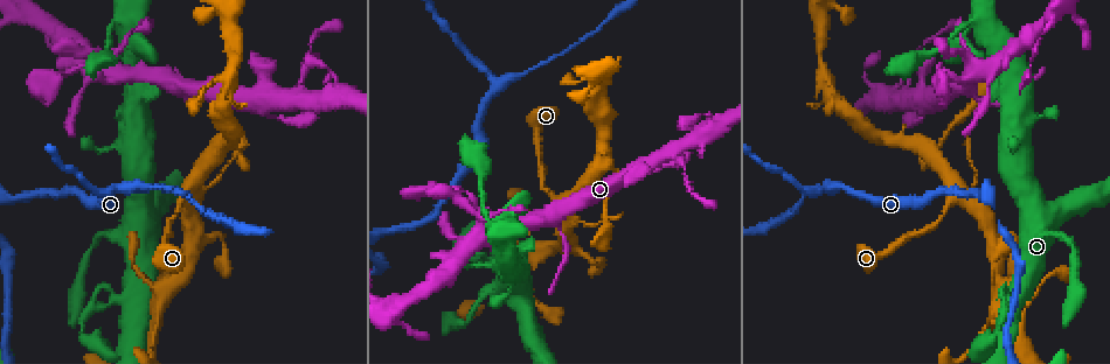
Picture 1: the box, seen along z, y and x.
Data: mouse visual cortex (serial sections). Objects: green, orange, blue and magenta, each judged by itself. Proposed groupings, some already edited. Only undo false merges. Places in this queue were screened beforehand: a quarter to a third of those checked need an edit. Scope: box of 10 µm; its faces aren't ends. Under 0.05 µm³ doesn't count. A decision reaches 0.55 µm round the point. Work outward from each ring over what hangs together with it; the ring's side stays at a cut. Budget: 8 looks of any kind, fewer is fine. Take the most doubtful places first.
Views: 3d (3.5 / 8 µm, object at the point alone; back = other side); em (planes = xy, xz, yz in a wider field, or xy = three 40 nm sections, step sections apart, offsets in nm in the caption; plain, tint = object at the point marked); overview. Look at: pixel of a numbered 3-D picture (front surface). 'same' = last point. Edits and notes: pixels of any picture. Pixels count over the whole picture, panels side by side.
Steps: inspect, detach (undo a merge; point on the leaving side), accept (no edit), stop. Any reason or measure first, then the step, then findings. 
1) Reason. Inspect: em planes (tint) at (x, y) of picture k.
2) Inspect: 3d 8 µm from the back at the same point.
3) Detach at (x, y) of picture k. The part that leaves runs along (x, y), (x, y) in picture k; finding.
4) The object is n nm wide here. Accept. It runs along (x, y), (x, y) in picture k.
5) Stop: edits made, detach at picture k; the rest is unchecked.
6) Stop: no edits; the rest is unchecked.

Sudden change in width. Inspect: em xy step 3 (tint) at (497, 83) of picture 1.

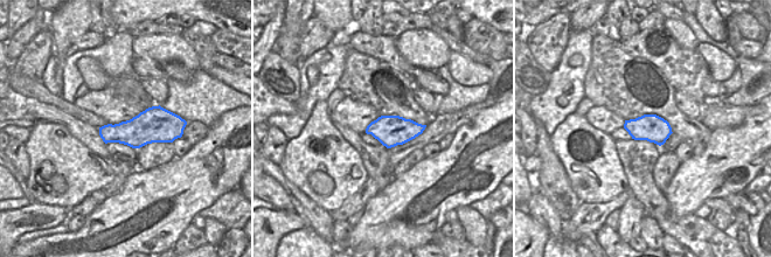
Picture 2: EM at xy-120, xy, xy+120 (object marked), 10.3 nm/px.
Inspect: 3d 3.5 µm at the same point.

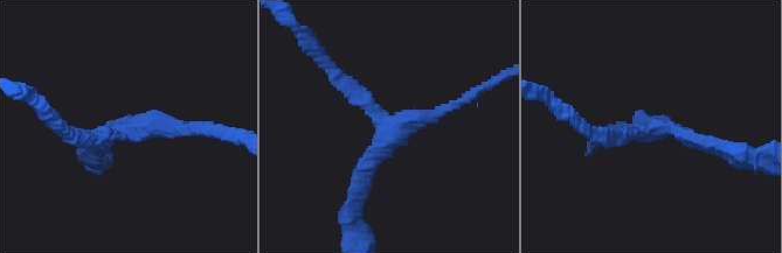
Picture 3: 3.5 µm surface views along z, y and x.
3 arms meet here; the arms are 200, 200, 200 nm wide. Accept. It runs along (359, 191), (394, 131), (466, 98) in picture 3; all the same cell.

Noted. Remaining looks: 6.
Sharp bend. Inspect: 3d 8 µm at (158, 309) of picture 1.

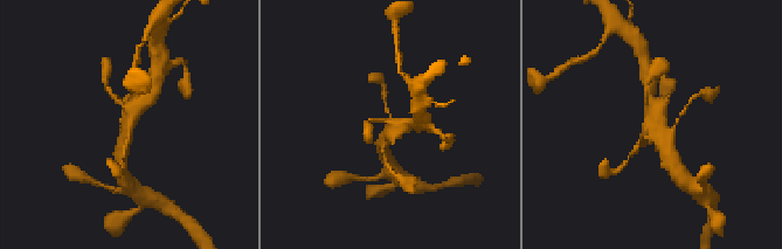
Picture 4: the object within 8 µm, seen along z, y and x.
Inspect: em xy step 1 (tint) at the same point.

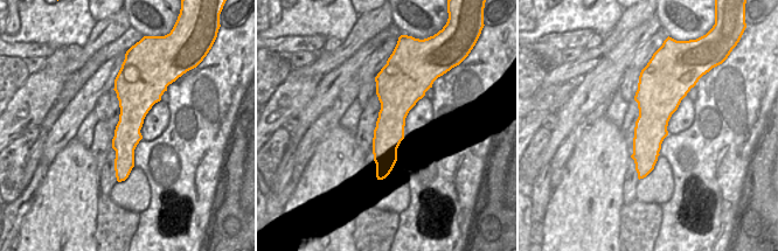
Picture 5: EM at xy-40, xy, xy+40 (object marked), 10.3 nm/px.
Accept. All the same cell.

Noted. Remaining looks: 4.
Sharp bend. Inspect: 3d 8 µm at (978, 20) of picture 1.

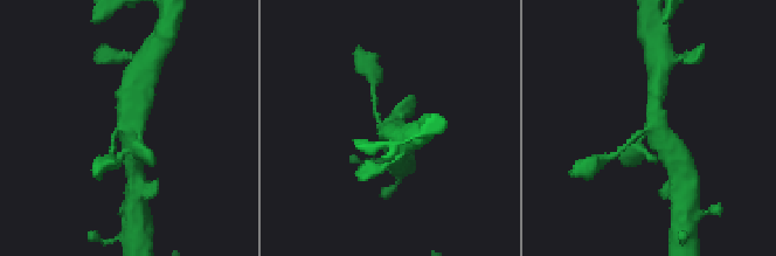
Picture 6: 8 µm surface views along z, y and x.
Inspect: em xy step 2 (tint) at the same point.

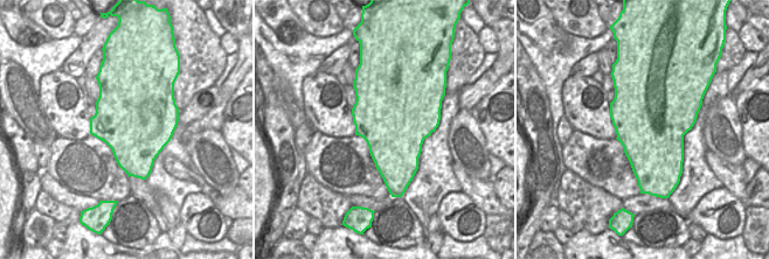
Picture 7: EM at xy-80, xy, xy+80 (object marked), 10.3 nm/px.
Accept. It runs along (394, 156), (390, 131), (375, 108) in picture 6; continuous, no second cell.

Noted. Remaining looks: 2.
Stop: no edits; the rest is unchecked.

